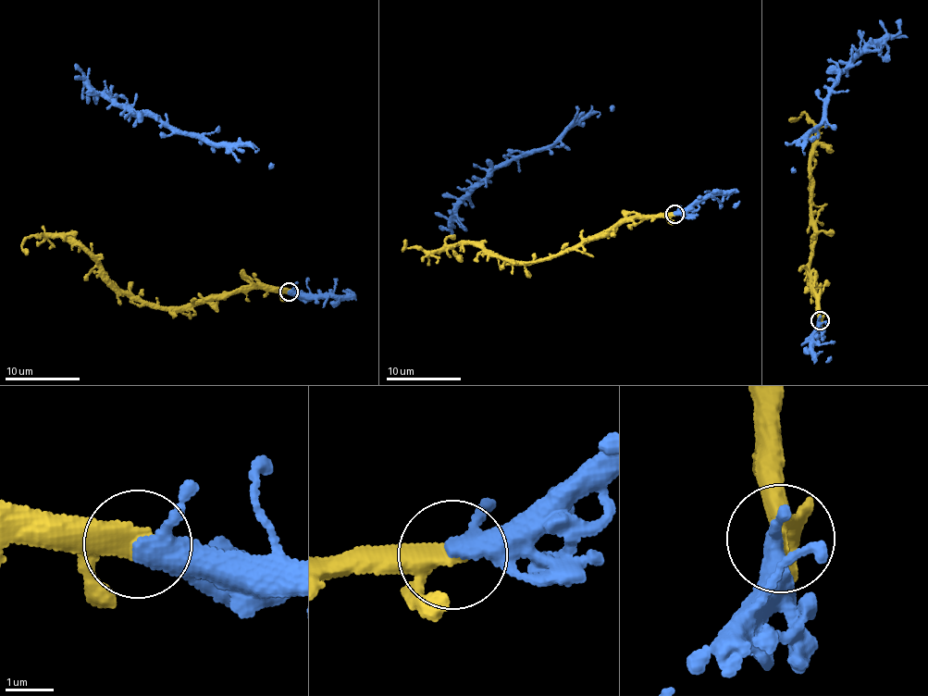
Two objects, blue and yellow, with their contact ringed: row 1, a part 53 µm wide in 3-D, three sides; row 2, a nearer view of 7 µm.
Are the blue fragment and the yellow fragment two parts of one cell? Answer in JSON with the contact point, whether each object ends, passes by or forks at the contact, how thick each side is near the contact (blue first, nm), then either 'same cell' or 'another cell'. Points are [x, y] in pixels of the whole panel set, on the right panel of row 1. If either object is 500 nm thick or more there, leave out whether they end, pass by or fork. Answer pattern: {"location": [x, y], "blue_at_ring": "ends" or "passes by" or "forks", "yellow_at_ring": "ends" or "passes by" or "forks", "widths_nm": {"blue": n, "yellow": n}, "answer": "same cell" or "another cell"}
{"location": [820, 320], "blue_at_ring": "passes by", "yellow_at_ring": "passes by", "widths_nm": {"blue": 360, "yellow": 360}, "answer": "same cell"}

